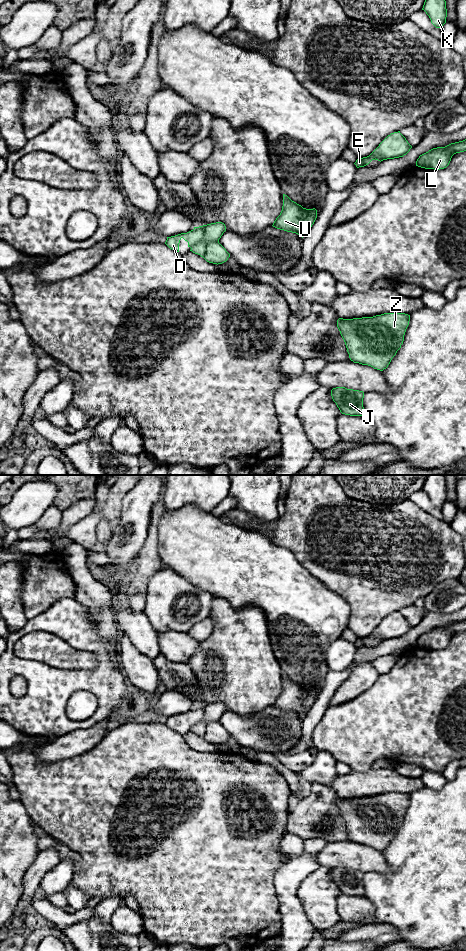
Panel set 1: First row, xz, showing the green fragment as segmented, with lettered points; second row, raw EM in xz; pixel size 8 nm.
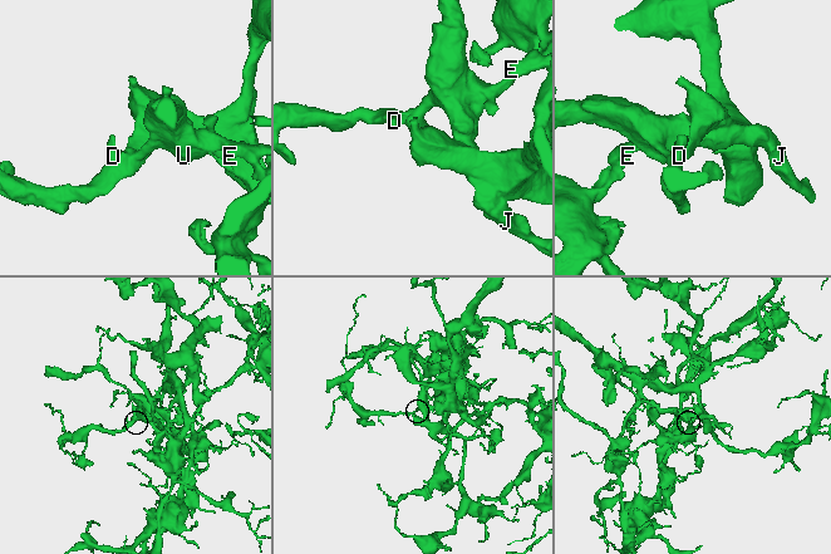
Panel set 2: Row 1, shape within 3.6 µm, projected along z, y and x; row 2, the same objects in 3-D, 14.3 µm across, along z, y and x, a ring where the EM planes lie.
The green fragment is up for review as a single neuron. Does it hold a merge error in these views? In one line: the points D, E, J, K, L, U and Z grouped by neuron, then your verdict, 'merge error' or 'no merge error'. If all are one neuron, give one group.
D K L Z / E J U | merge error

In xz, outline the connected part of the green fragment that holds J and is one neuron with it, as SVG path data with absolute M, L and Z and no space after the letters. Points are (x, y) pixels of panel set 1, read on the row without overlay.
M336 867L331 870L331 876L342 894L364 896L363 871Z

